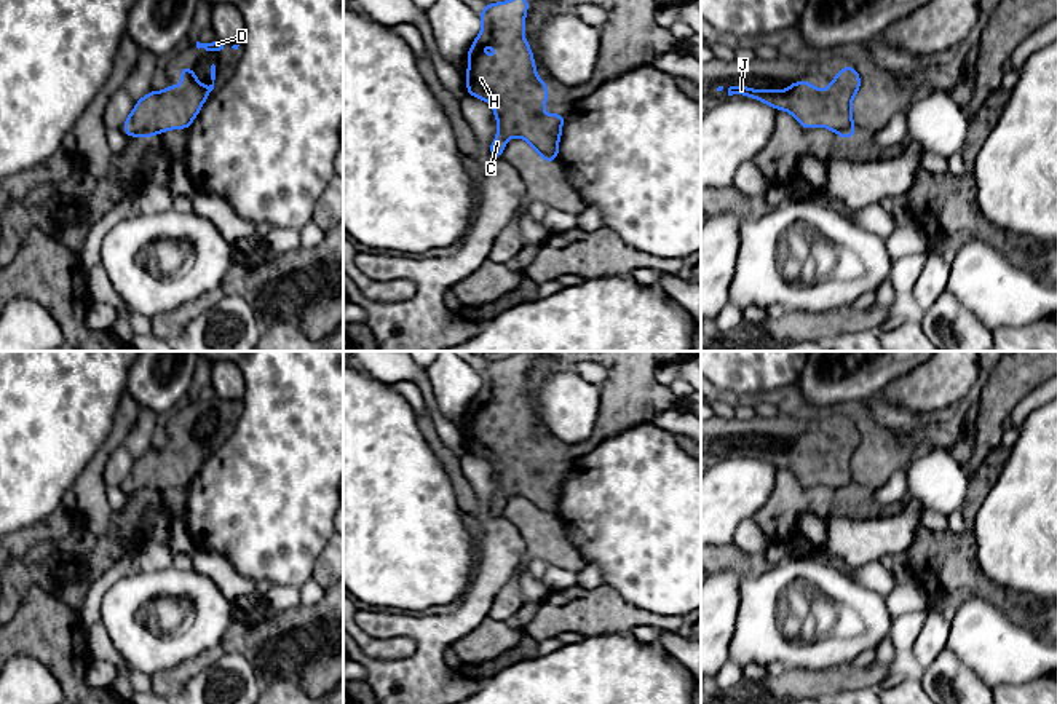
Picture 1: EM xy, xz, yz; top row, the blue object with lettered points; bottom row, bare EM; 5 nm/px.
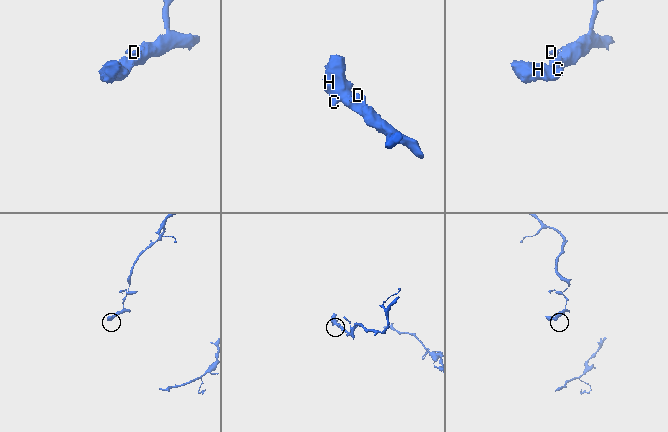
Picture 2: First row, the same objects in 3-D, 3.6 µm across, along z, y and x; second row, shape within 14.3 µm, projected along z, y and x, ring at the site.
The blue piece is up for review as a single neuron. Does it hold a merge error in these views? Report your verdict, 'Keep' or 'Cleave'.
Keep

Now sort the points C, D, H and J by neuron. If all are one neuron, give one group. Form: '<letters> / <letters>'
C D H J

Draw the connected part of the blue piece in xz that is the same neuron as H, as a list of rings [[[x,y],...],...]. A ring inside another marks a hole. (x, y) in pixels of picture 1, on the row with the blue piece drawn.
[[[528,0],[485,3],[479,14],[482,29],[468,49],[466,91],[493,109],[498,125],[489,147],[493,158],[501,158],[511,137],[521,137],[546,164],[559,160],[565,115],[541,112],[548,85],[538,77],[530,43],[524,38],[527,11]],[[481,45],[503,56],[481,53]]]

